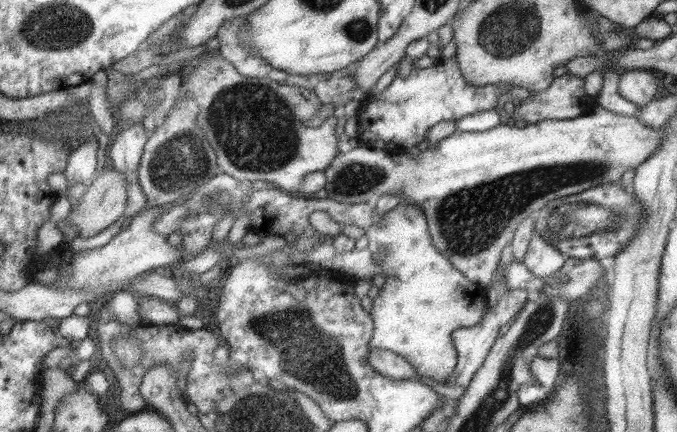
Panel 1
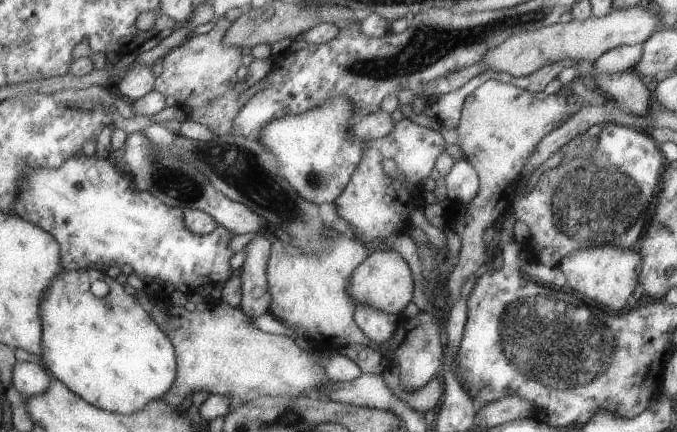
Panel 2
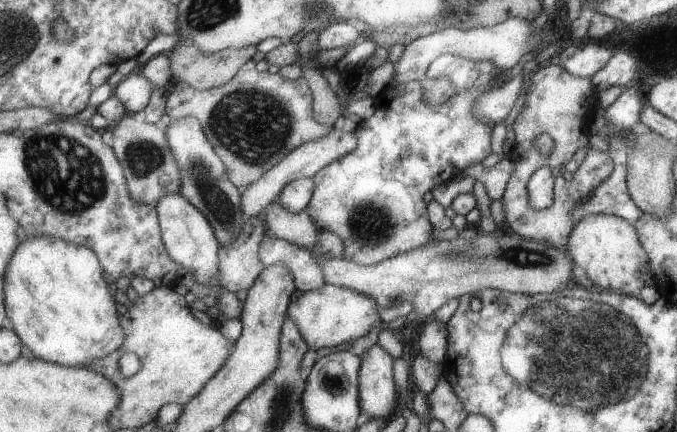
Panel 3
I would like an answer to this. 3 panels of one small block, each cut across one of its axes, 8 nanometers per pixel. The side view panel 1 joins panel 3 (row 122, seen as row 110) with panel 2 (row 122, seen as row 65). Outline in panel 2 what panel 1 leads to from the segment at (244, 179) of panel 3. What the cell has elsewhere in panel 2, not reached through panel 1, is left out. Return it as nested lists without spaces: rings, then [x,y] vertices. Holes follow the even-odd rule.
[[[222,15],[206,34],[190,34],[177,48],[166,52],[164,58],[160,59],[164,70],[154,79],[152,89],[165,98],[174,96],[175,103],[187,108],[186,112],[190,108],[188,118],[204,125],[213,137],[225,136],[229,132],[232,121],[240,110],[237,106],[238,96],[249,87],[244,84],[244,80],[239,80],[236,74],[243,56],[240,48],[226,46],[222,40],[231,24],[230,20]]]

